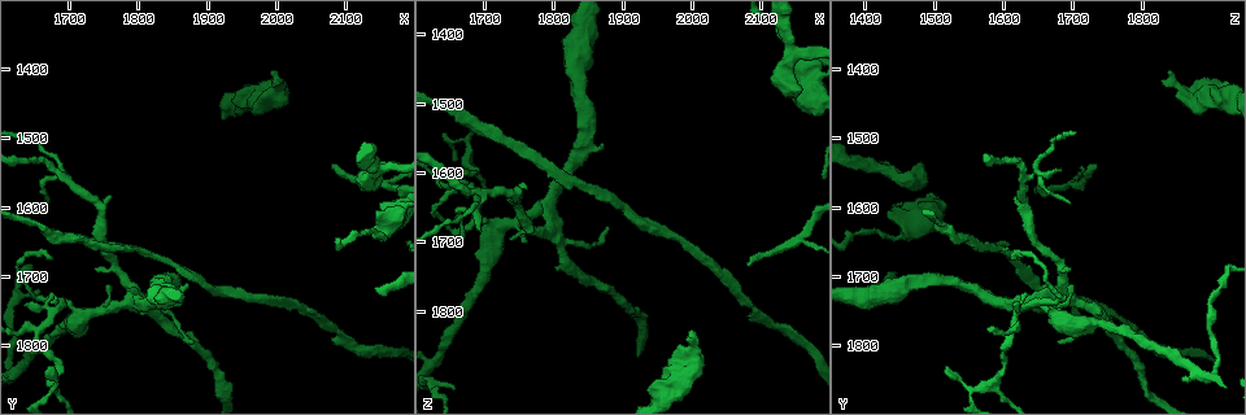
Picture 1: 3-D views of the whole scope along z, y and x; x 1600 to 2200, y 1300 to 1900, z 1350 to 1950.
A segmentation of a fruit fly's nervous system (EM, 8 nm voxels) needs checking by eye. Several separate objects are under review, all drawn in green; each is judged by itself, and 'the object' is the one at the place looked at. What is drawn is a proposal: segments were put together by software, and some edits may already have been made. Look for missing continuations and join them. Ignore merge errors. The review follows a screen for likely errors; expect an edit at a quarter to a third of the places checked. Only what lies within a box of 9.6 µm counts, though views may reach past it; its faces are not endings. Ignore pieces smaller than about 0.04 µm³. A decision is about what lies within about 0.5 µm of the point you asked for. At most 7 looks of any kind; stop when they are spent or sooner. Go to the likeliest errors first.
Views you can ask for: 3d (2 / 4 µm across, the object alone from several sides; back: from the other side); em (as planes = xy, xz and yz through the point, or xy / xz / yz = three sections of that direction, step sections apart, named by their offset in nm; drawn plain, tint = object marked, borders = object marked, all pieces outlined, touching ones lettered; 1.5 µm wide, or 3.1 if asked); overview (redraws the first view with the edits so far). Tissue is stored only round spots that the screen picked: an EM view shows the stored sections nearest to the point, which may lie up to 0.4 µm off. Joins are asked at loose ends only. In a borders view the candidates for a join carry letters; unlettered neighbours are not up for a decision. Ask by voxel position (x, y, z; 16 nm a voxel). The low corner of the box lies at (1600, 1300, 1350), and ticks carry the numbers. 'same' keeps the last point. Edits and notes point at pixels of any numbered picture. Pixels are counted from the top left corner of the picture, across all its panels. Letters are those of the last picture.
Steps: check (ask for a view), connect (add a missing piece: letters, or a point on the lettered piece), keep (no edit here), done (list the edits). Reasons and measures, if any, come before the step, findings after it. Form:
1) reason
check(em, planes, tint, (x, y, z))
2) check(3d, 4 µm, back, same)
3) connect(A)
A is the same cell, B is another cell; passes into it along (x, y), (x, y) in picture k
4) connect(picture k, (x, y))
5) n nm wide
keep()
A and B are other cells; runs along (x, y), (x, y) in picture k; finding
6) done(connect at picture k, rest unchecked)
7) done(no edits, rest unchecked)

stops while still wide
check(em, planes, tint, (1990, 1400, 1840))

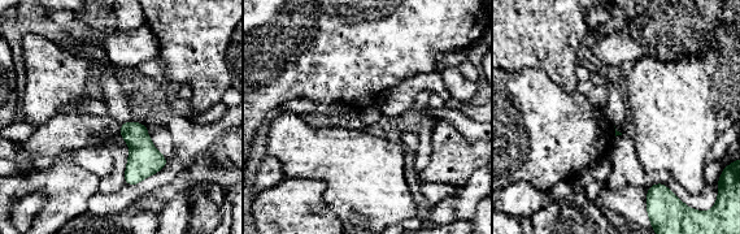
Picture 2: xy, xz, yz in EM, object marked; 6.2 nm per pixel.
check(em, planes, borders, same)

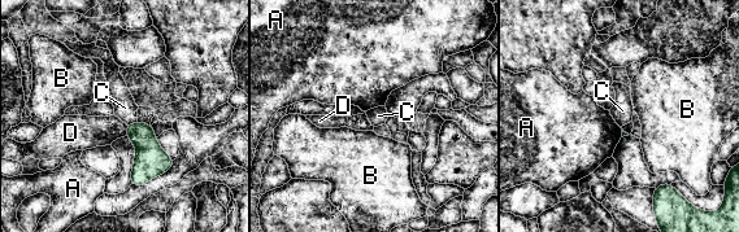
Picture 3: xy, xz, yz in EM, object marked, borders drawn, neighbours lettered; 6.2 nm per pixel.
keep()
A, B, C and D are other cells; border along (137, 121), (127, 126) in picture 3; none of them fits

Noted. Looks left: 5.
check(3d, 4 µm, (2155, 1535, 1480))

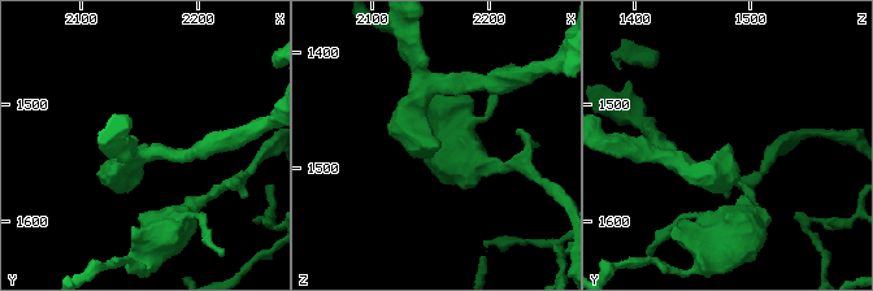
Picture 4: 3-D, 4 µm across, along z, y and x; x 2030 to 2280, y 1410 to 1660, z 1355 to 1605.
shape alone is not enough
check(em, planes, tint, (2156, 1536, 1484))

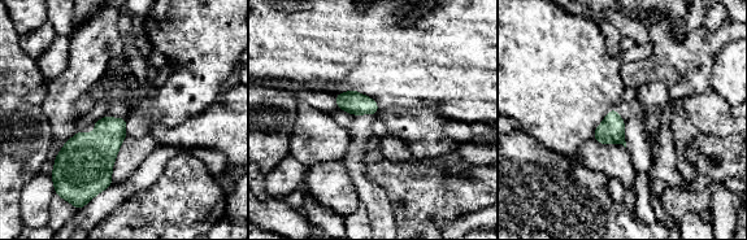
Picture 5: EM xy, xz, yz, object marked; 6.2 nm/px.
what lies round it
check(em, planes, borders, same)

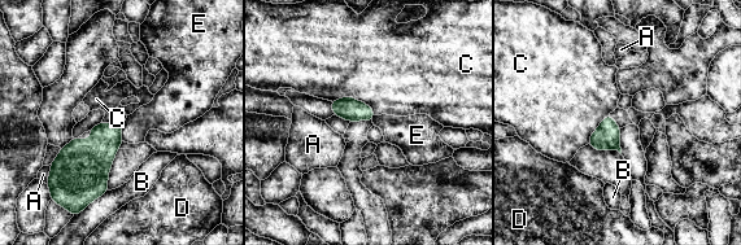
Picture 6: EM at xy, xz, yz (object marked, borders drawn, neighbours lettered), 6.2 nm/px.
C touches over 300 nm
keep()
A, B, C, D and E are other cells; no lettered piece goes on from it

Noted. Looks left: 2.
tapers out
check(em, xz, step 8, borders, (1665, 1590, 1700))

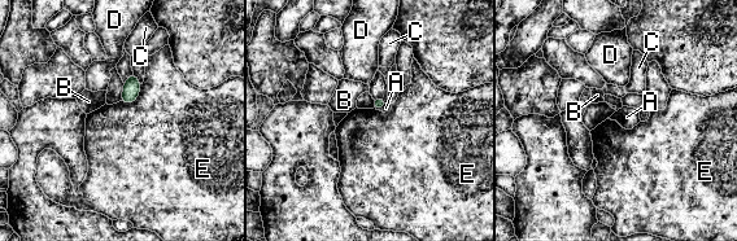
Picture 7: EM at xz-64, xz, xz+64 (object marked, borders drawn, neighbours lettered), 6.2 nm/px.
check(em, planes, borders, same)

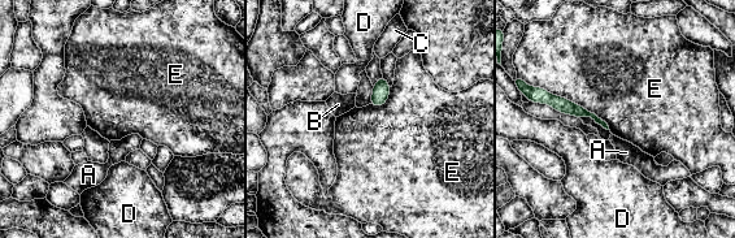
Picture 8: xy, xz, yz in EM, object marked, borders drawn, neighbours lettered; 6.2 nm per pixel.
keep()
A, B, C, D and E are other cells; no lettered piece goes on from it

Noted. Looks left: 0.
done(no edits, rest unchecked)

